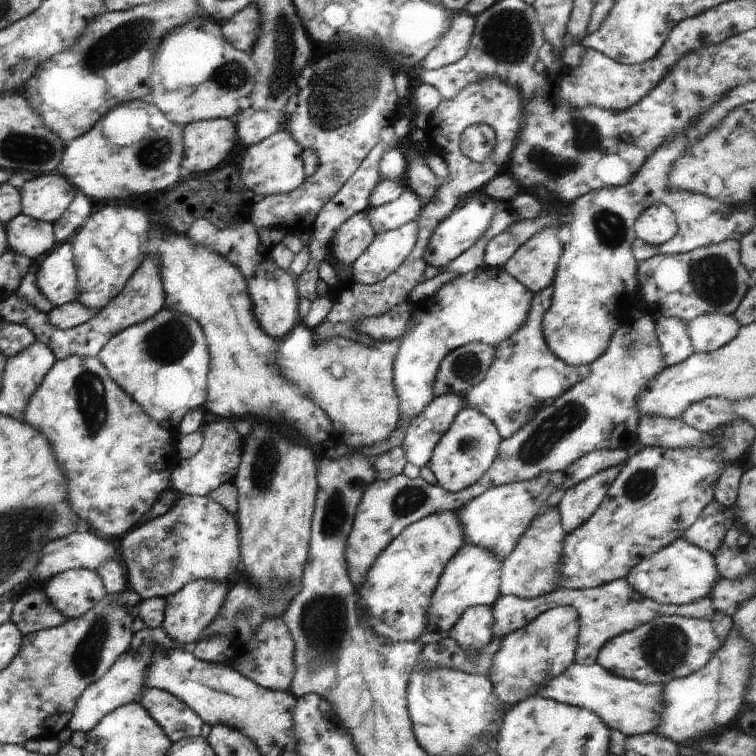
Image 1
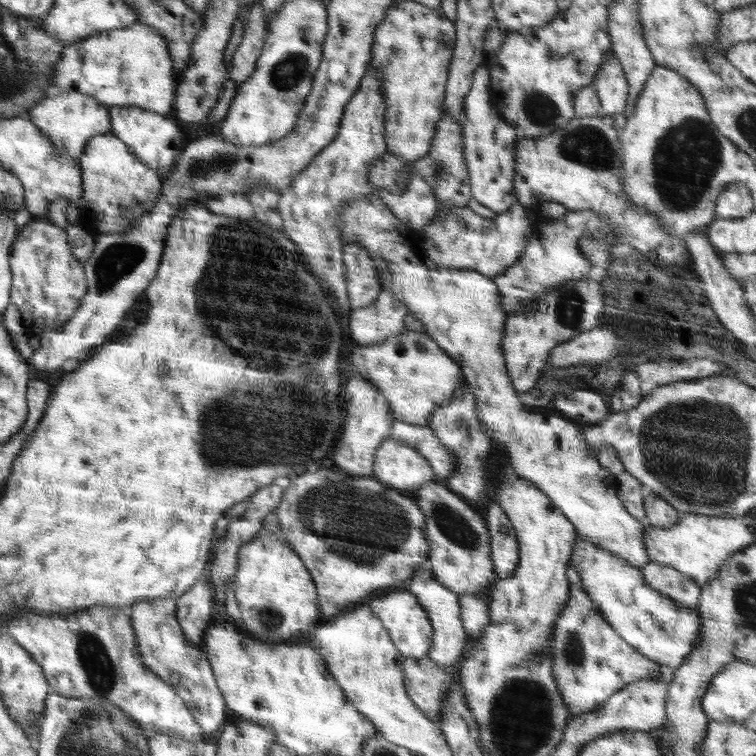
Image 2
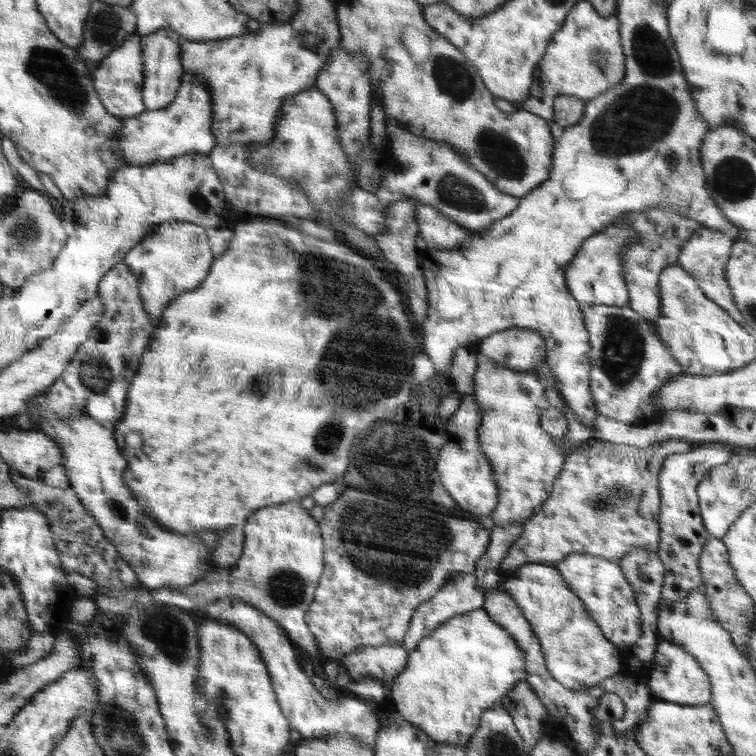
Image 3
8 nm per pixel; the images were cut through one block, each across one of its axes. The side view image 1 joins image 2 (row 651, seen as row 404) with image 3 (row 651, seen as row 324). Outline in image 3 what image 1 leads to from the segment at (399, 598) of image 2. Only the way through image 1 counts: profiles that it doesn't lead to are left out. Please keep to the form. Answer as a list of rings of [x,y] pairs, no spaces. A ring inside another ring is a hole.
[[[481,606],[469,613],[454,618],[450,617],[449,621],[442,622],[442,626],[438,626],[438,630],[434,630],[430,636],[422,638],[422,641],[416,646],[416,650],[408,653],[406,668],[394,679],[393,686],[391,687],[391,698],[396,705],[397,712],[408,722],[421,728],[430,738],[435,741],[444,741],[450,745],[462,745],[465,748],[469,738],[478,728],[479,720],[484,716],[483,712],[496,705],[500,698],[506,696],[510,690],[514,690],[514,686],[518,684],[518,681],[525,680],[525,672],[526,653],[520,649],[520,646],[516,645],[516,641],[508,635],[504,628],[494,623],[494,620],[490,618],[490,615]]]

